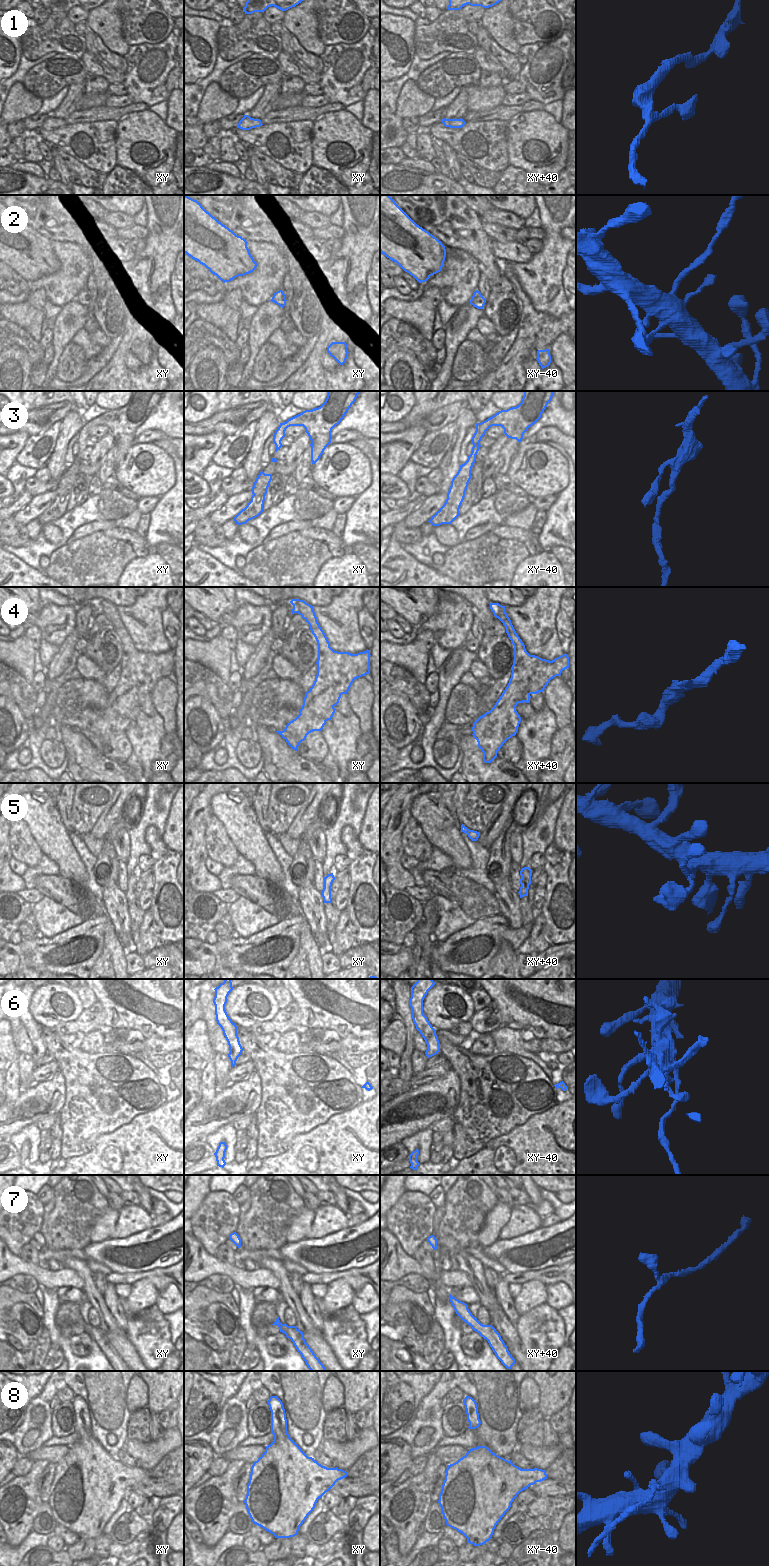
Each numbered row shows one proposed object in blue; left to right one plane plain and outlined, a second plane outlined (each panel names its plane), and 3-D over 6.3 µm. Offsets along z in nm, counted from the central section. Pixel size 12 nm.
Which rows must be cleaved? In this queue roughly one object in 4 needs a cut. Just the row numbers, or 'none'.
6

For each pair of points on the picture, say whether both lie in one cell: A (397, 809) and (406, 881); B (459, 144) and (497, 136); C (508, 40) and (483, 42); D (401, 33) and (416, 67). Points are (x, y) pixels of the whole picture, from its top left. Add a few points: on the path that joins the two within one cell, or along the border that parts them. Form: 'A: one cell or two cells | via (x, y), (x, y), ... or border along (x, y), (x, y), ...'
A: one cell | via (392, 827), (392, 863)
B: one cell | via (468, 141), (485, 141), (488, 139)
C: two cells | border along (480, 24), (490, 36)
D: two cells | border along (414, 53), (409, 70), (399, 78)

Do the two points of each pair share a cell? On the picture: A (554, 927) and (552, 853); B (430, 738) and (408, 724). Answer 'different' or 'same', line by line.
A: same
B: different

